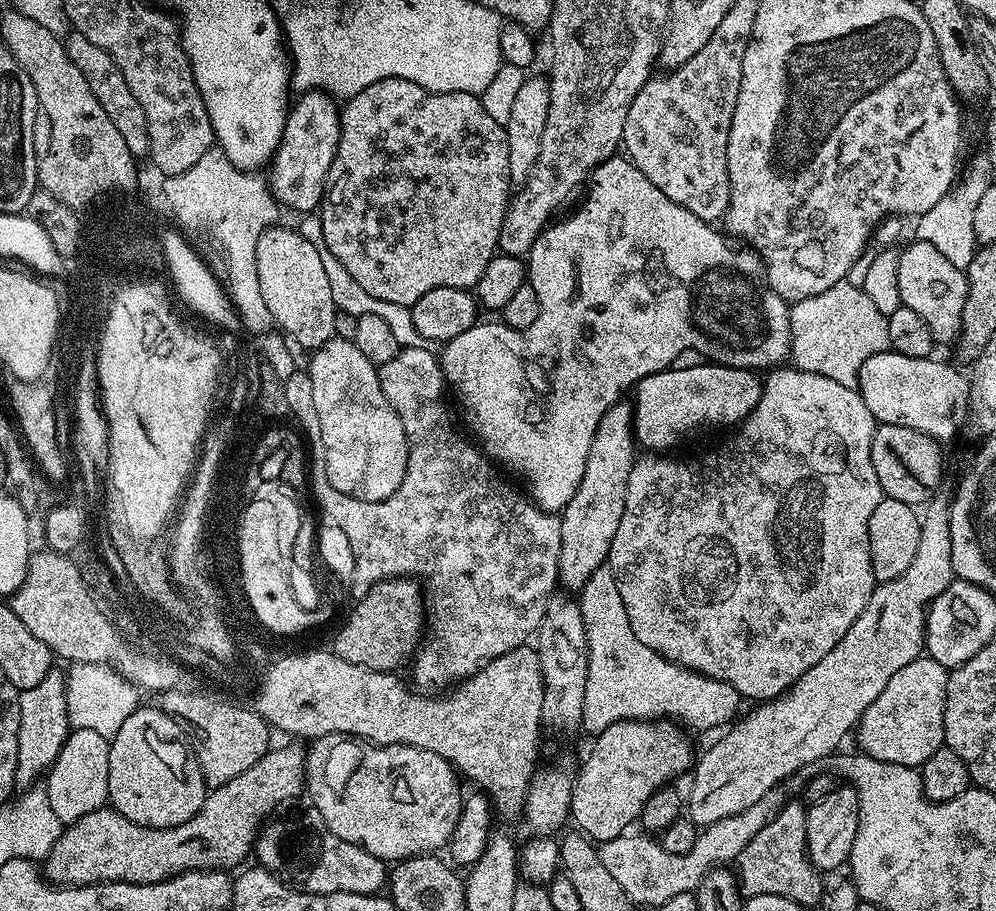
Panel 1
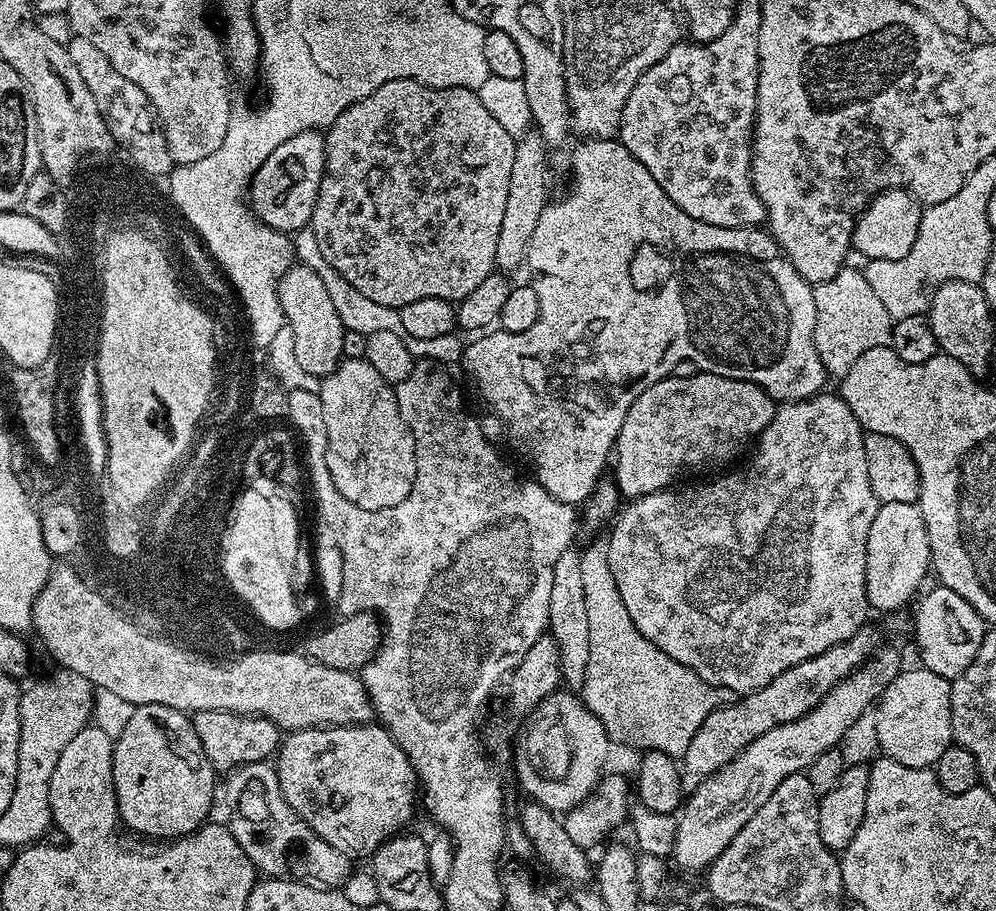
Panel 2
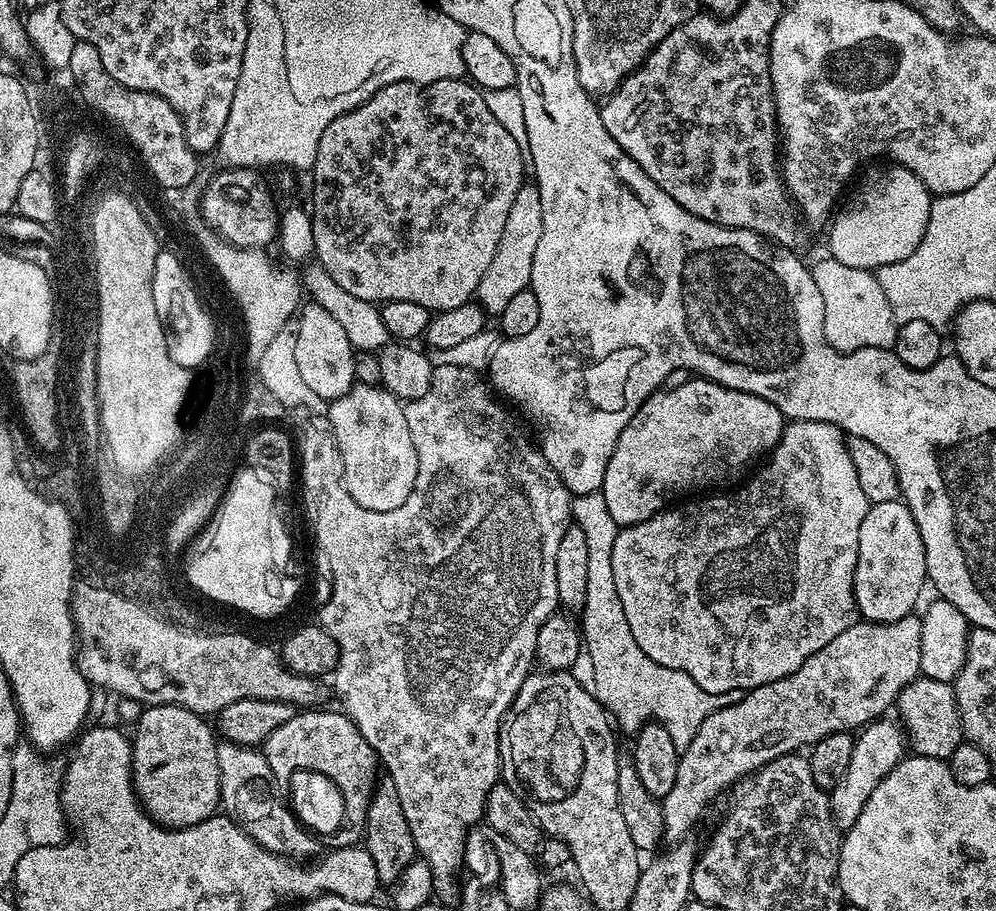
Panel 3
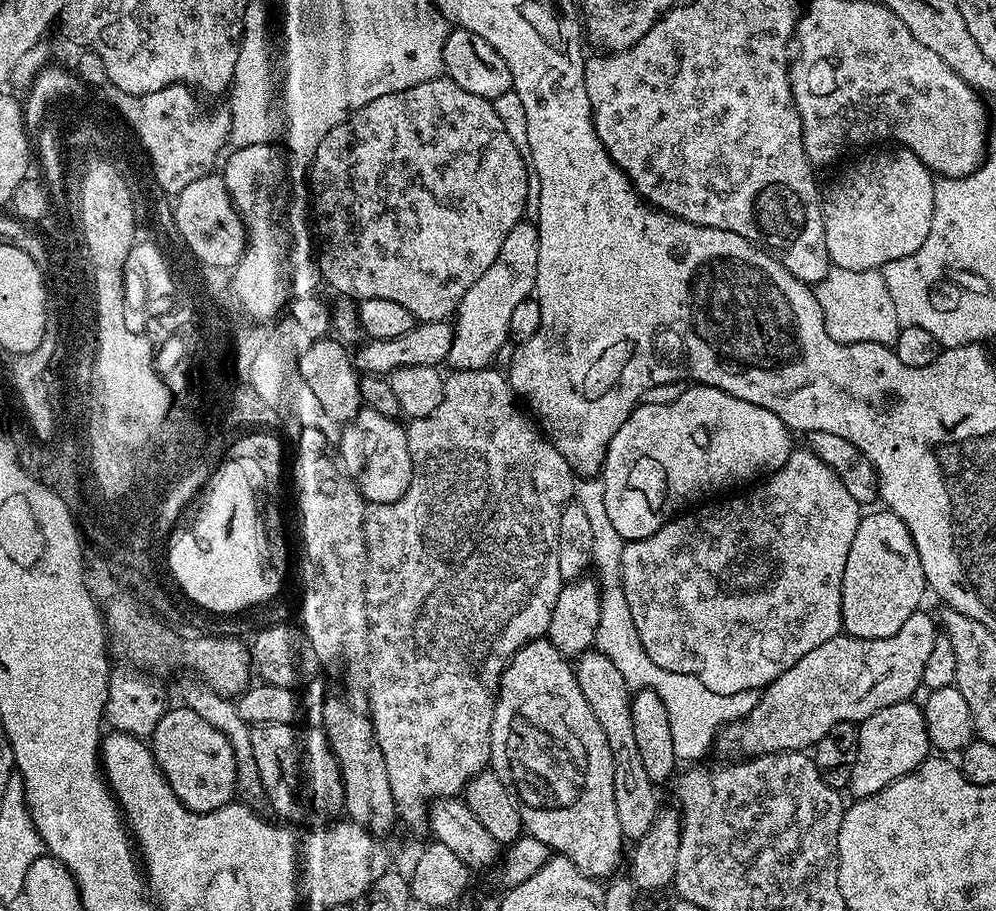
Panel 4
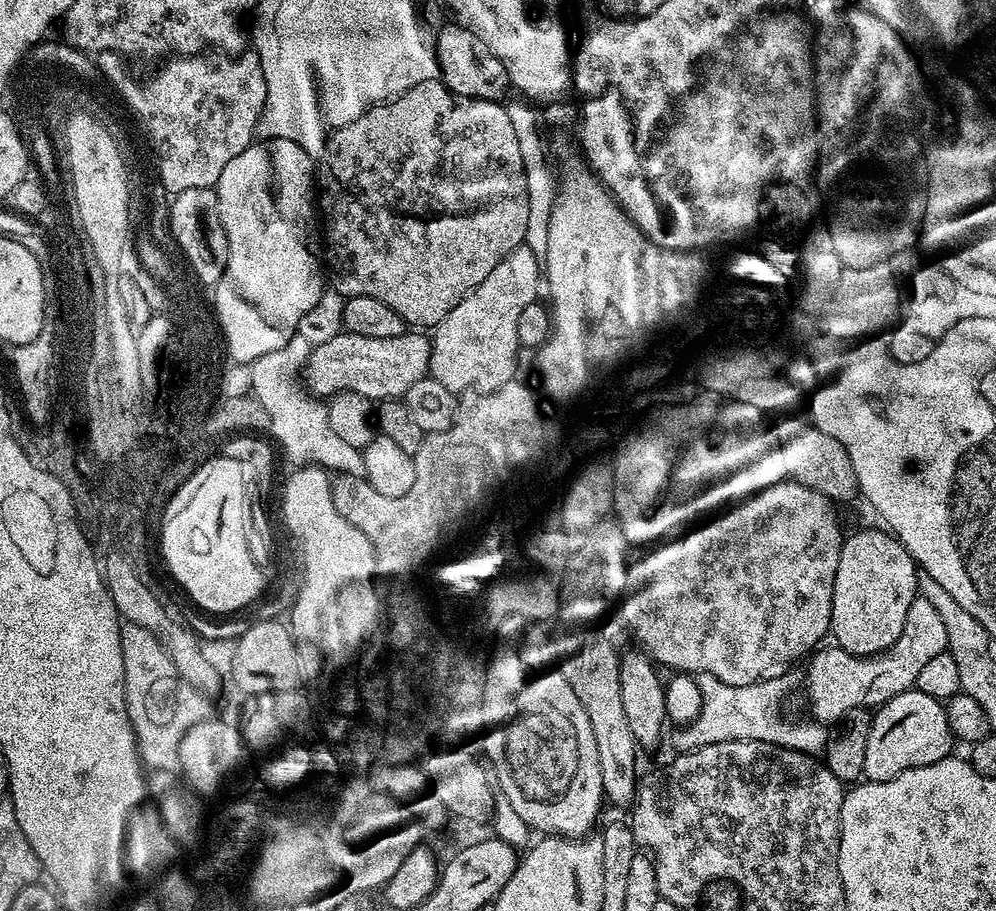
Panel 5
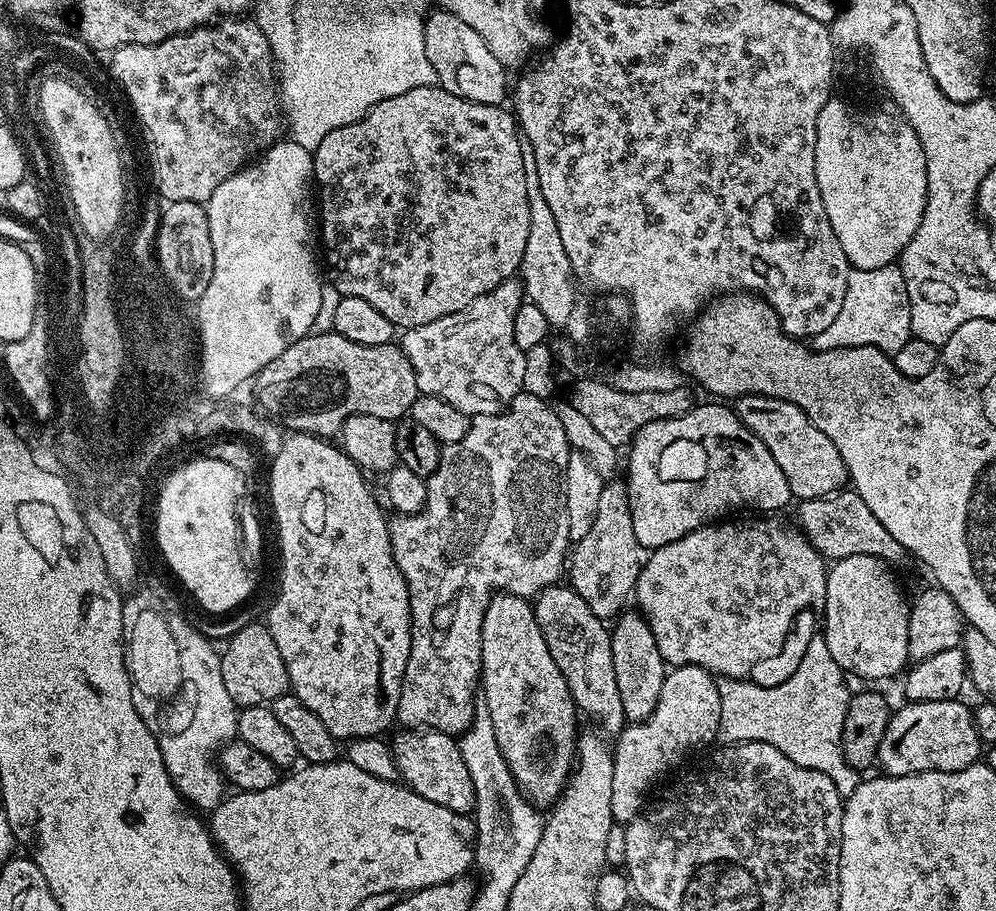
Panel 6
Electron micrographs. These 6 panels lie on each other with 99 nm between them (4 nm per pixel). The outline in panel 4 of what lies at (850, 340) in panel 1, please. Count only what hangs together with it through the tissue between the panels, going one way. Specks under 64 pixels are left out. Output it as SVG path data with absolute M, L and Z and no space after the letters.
M832 266L829 267L826 278L815 285L814 291L822 306L824 325L834 342L878 342L895 345L901 327L898 313L894 310L894 301L890 299L890 290L886 290L883 271L875 268L842 270Z

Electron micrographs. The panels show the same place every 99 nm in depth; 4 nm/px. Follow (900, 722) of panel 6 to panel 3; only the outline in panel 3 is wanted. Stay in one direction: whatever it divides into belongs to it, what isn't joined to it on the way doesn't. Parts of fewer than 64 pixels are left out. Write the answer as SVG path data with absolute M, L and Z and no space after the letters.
M881 718L864 725L854 739L854 755L850 758L850 767L838 781L838 786L830 790L830 810L836 827L841 830L855 828L861 823L866 798L874 794L878 782L882 782L882 778L886 778L886 774L890 774L890 770L894 770L894 766L898 766L898 762L906 755L906 733L895 719L888 719Z

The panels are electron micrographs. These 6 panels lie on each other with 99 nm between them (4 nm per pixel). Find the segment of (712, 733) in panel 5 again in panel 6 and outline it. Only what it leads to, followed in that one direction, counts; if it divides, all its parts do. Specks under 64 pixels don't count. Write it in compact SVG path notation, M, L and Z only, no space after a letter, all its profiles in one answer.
M822 638L812 640L804 648L804 657L796 664L796 669L785 678L781 684L772 684L763 688L760 684L751 684L751 679L730 680L717 679L718 694L722 698L722 718L720 719L720 736L728 742L741 740L757 740L766 742L770 746L778 746L790 762L798 762L798 766L806 766L810 770L822 770L838 786L841 796L848 797L856 789L858 783L857 769L850 767L844 761L842 754L842 722L846 722L846 710L850 699L840 684L828 684L828 676L841 675L838 662L830 655L830 649Z

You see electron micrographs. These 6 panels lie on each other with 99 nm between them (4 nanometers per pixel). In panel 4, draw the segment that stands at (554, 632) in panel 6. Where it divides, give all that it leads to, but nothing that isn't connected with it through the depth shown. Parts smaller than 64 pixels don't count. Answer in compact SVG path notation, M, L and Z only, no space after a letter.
M589 650L579 657L574 671L579 689L594 711L594 716L602 726L610 745L614 762L614 802L617 807L618 822L621 823L624 838L635 842L650 830L659 812L660 802L656 798L656 786L643 768L638 742L635 741L631 689L614 664L595 650Z

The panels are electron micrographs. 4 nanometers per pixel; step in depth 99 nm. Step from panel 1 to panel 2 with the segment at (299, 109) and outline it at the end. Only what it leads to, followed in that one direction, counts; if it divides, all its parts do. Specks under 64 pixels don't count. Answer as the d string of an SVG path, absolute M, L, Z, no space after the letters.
M313 130L282 142L252 175L247 199L254 215L266 226L294 234L299 228L311 225L314 202L324 177L324 137L323 131Z

